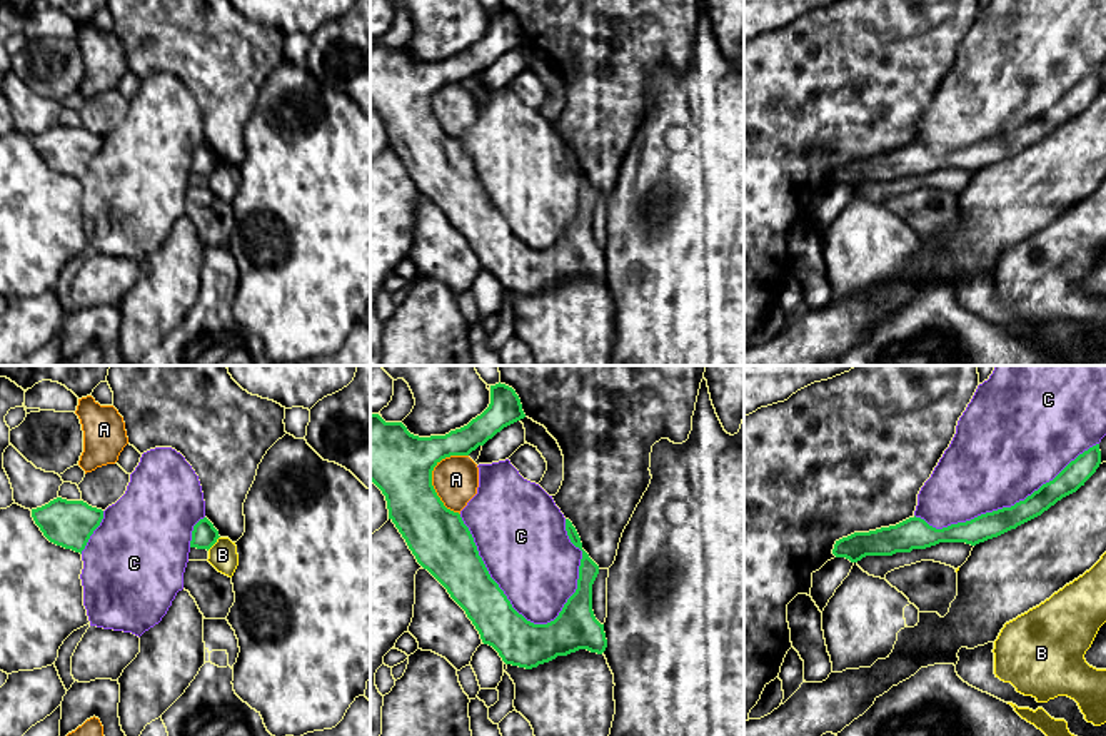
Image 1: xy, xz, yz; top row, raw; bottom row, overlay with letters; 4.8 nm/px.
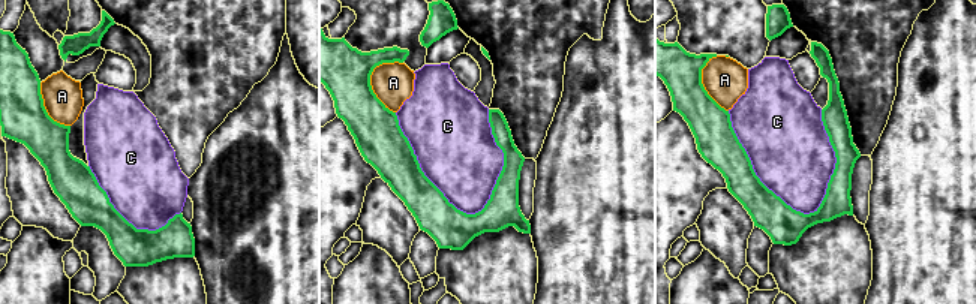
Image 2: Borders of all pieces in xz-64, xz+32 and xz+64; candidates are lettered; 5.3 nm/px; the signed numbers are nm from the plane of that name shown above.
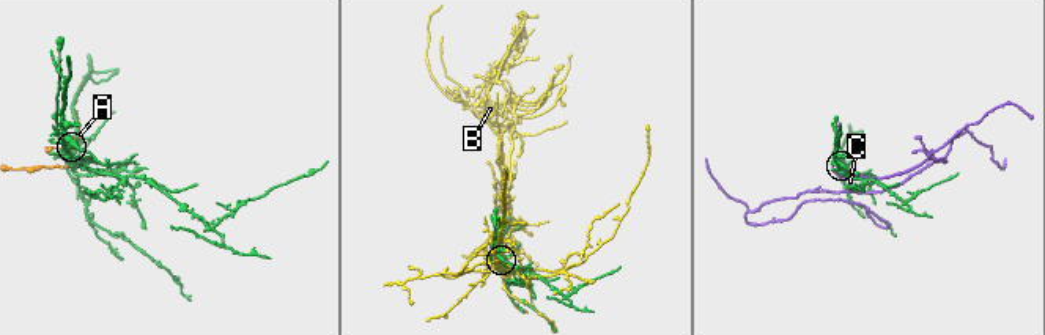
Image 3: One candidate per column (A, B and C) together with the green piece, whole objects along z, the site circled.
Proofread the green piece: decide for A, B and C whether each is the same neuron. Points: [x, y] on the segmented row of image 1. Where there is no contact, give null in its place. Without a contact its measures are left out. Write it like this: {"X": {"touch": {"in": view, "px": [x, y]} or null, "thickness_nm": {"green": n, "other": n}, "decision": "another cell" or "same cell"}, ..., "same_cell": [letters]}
{"A": {"touch": {"in": "xz", "px": [432, 486]}, "thickness_nm": {"green": 320, "other": 220}, "decision": "another cell"}, "B": {"touch": {"in": "xy", "px": [214, 543]}, "thickness_nm": {"green": 120, "other": 140}, "decision": "another cell"}, "C": {"touch": {"in": "xz", "px": [494, 581]}, "thickness_nm": {"green": 260, "other": 420}, "decision": "another cell"}, "same_cell": []}

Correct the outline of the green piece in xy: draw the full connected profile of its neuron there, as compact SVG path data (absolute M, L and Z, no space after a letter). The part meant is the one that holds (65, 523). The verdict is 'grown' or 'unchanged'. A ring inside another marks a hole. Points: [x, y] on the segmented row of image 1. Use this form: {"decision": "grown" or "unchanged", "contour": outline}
{"decision": "unchanged", "contour": "M57 497L32 509L32 517L50 542L82 554L90 536L100 526L103 511L83 501Z"}

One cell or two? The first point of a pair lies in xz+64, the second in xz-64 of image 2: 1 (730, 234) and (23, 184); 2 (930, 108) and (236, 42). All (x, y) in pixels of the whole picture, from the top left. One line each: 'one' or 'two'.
1: one
2: two

